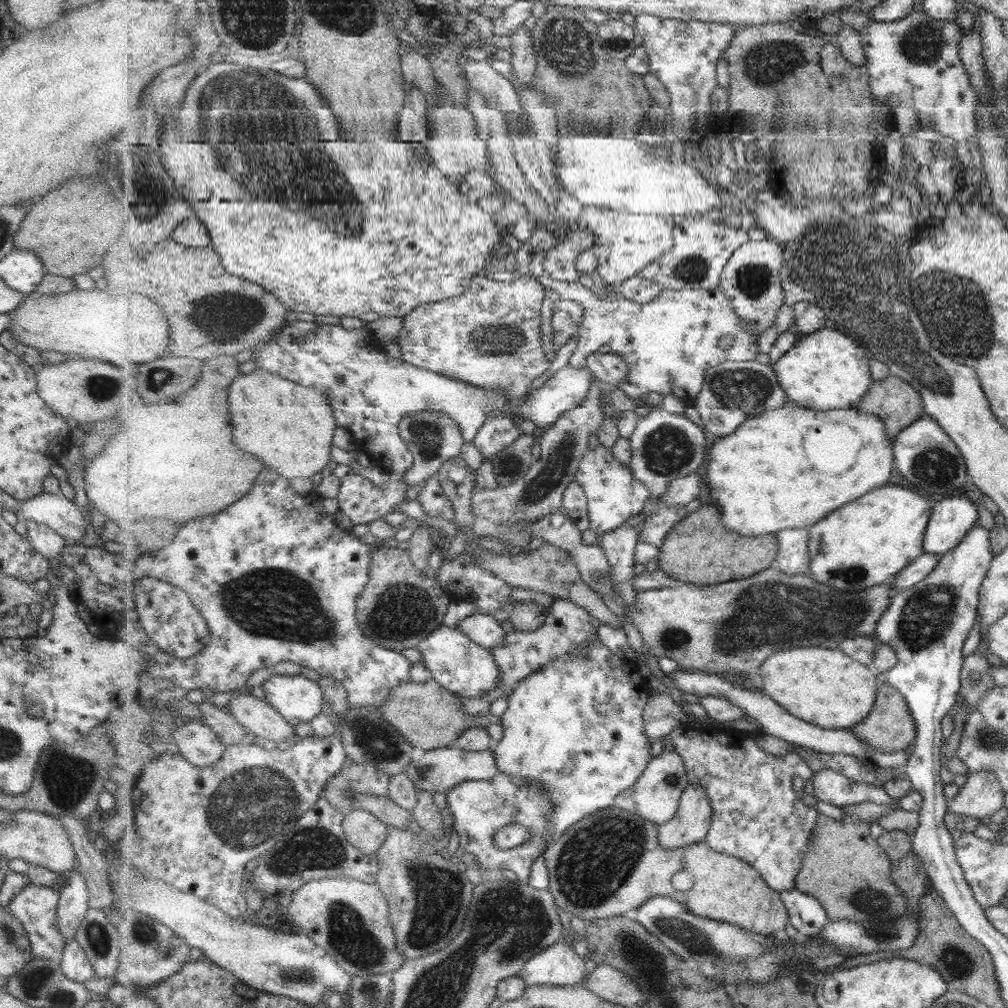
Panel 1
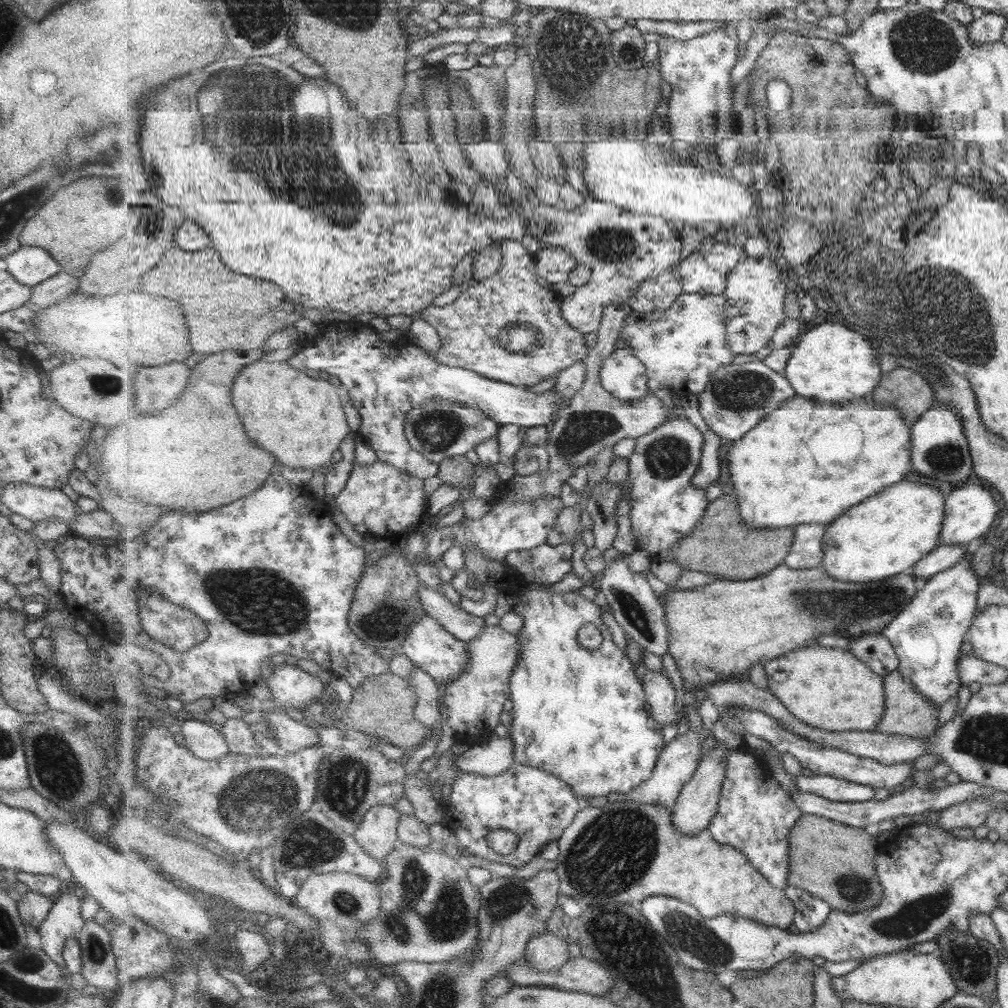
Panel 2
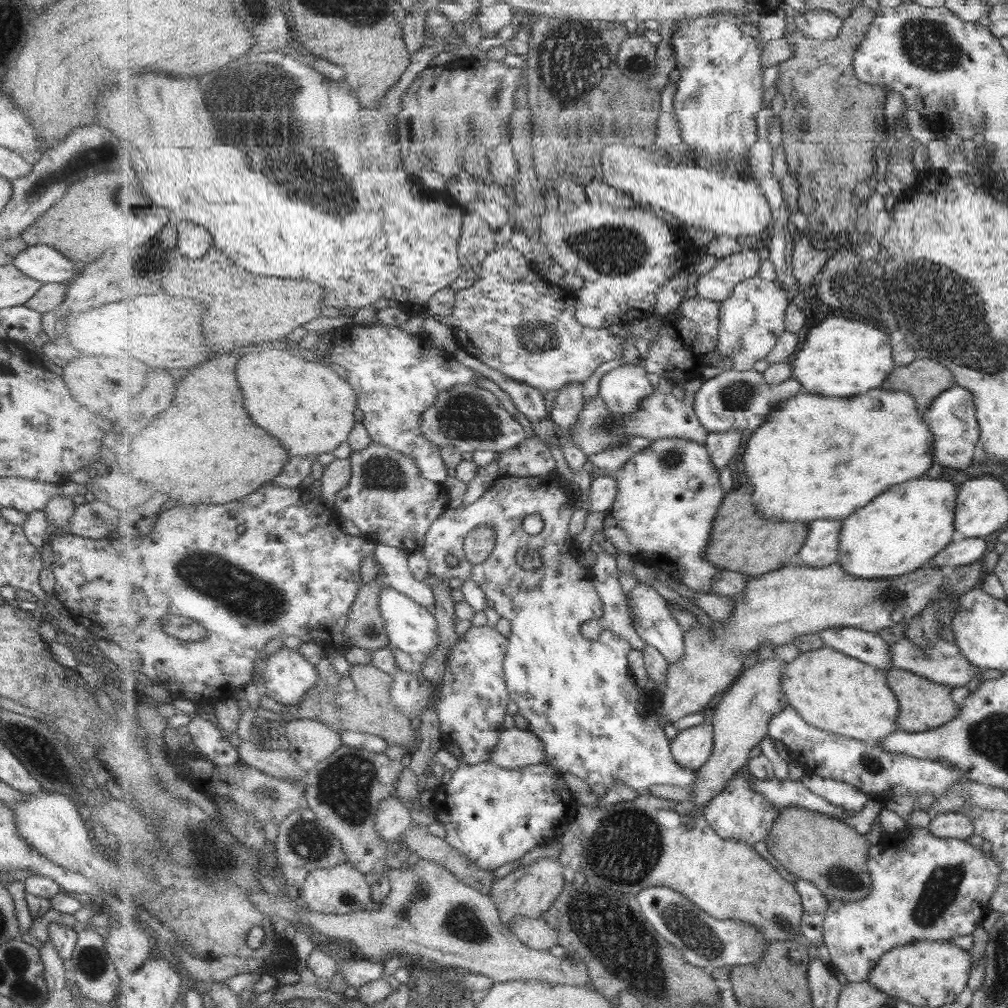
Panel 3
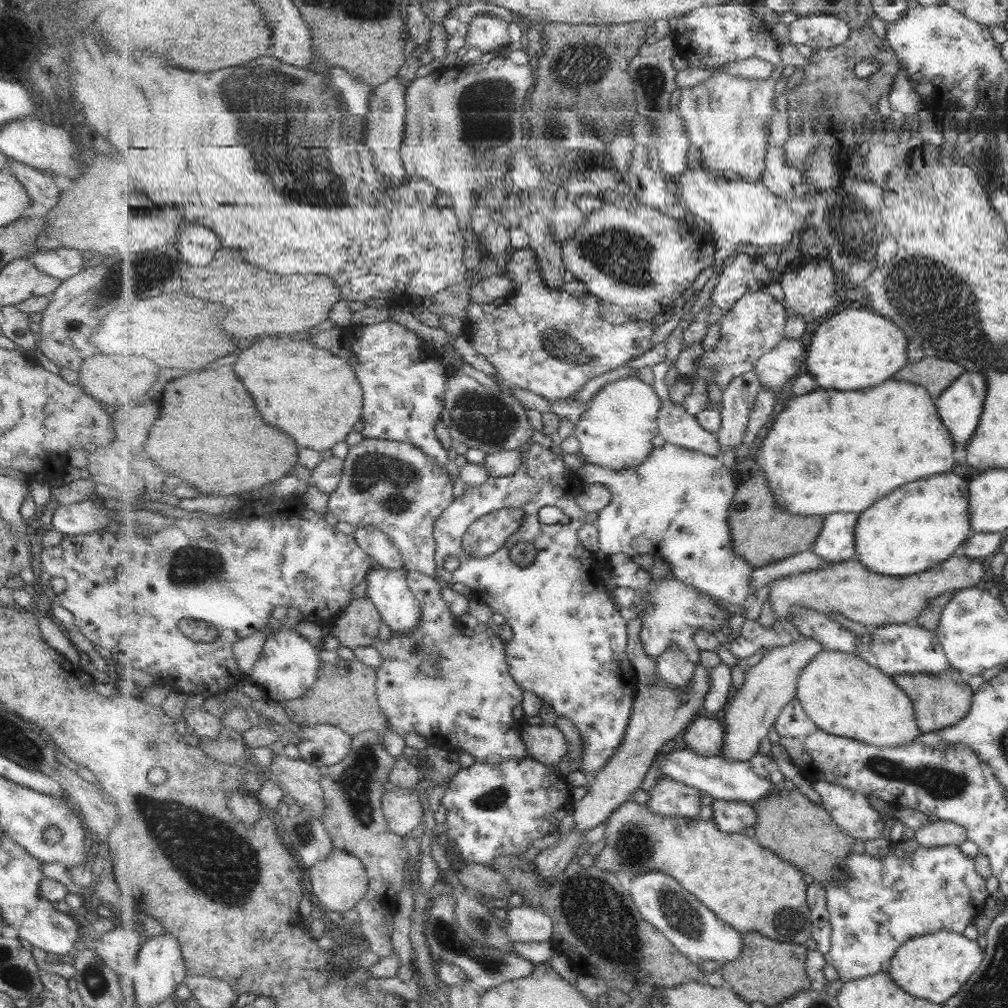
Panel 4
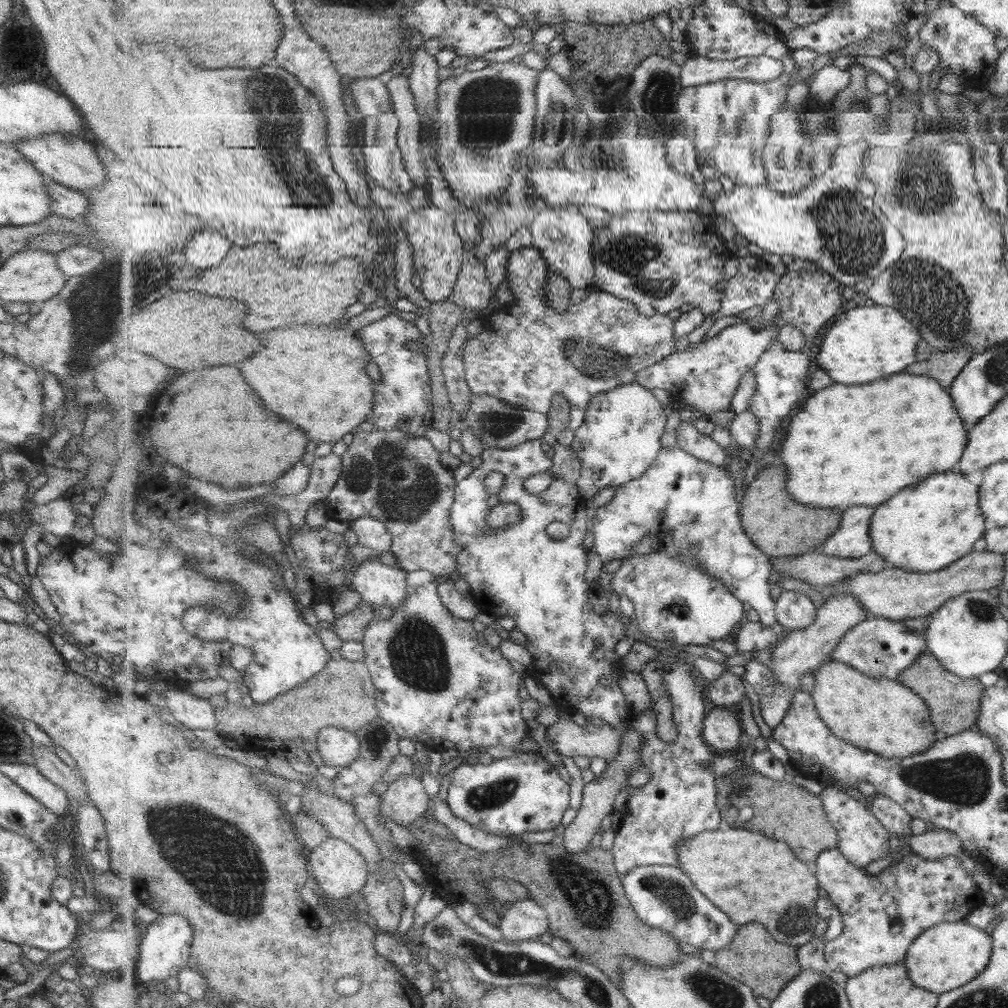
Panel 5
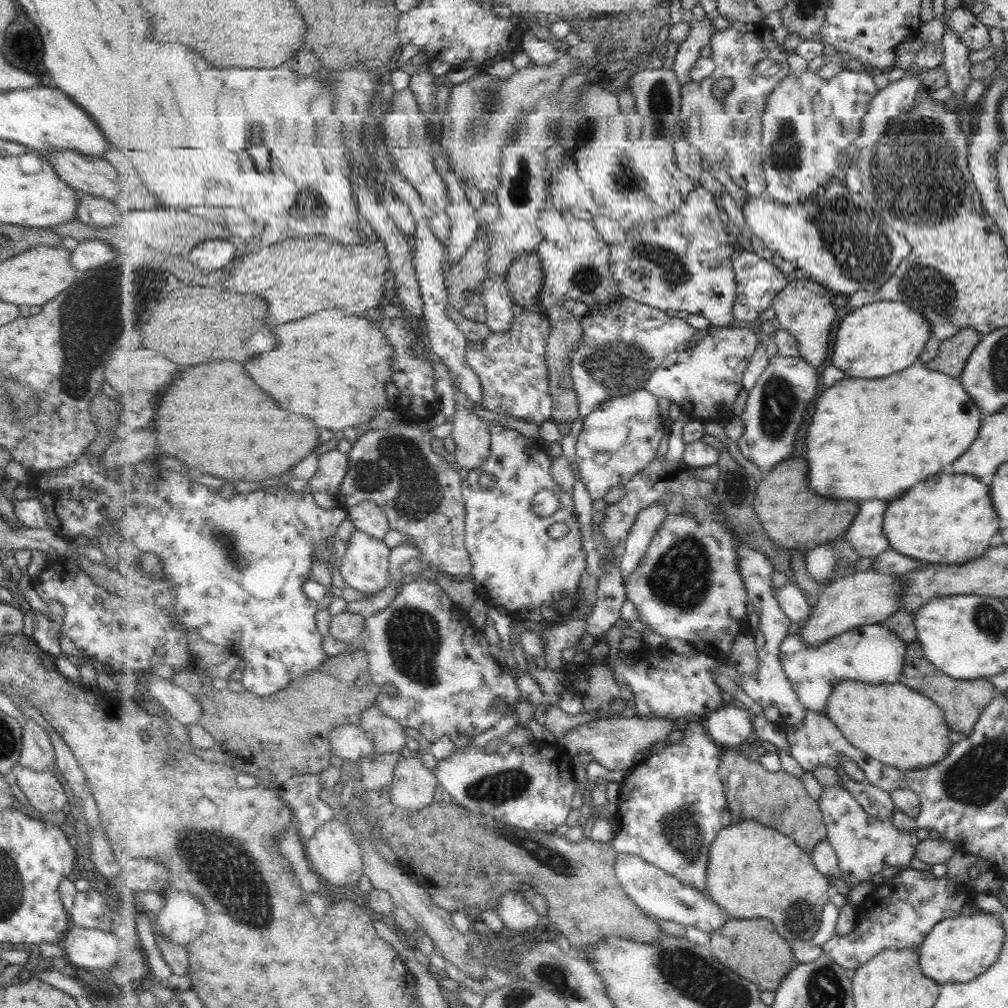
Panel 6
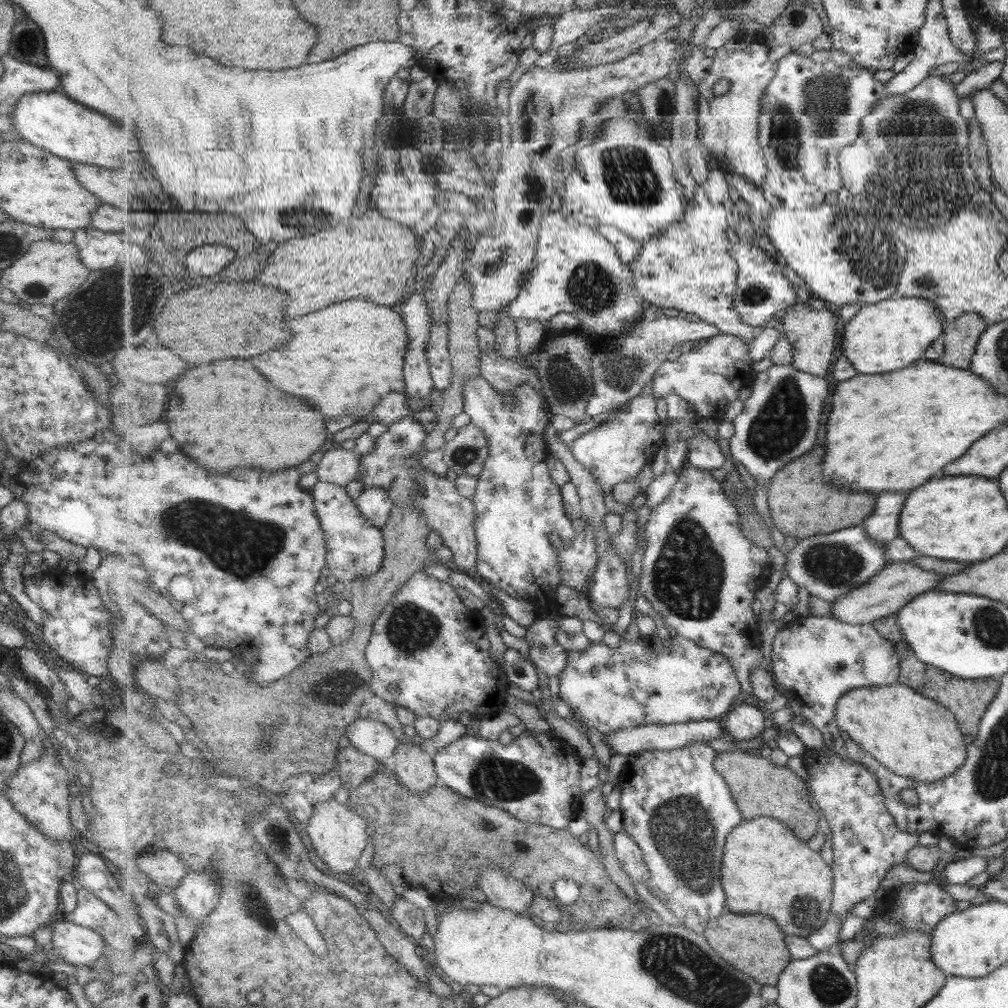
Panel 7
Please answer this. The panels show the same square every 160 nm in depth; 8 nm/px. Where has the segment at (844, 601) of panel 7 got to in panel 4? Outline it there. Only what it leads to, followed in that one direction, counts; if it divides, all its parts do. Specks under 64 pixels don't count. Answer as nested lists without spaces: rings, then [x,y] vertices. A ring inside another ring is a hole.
[[[805,636],[796,640],[791,646],[767,650],[756,665],[747,669],[742,688],[736,691],[728,702],[726,711],[719,714],[724,726],[727,727],[721,757],[745,762],[756,756],[761,748],[761,740],[769,736],[769,730],[776,724],[785,705],[796,699],[799,676],[803,674],[805,666],[823,650],[824,646],[816,638]]]

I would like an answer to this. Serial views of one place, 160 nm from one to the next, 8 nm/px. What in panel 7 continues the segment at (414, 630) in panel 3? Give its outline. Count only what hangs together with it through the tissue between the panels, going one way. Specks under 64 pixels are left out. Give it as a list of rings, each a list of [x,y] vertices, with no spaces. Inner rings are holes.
[[[318,481],[314,487],[316,511],[328,543],[328,569],[337,581],[351,584],[362,576],[371,576],[381,570],[385,558],[385,540],[382,528],[375,527],[364,517],[356,501],[344,486]]]

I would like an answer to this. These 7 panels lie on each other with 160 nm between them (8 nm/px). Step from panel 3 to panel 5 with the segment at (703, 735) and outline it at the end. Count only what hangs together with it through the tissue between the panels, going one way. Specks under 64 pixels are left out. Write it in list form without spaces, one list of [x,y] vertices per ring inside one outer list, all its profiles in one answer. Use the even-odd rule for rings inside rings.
[[[715,706],[704,720],[704,739],[719,750],[739,749],[743,746],[745,735],[741,719],[732,708]]]

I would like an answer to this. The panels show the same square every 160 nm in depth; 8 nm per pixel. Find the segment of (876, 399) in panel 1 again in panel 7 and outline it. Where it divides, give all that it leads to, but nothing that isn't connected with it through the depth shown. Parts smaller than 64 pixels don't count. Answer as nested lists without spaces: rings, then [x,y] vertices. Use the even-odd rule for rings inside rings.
[[[963,313],[946,322],[941,334],[944,351],[937,361],[945,366],[967,369],[979,335],[986,327],[984,320],[975,313]]]

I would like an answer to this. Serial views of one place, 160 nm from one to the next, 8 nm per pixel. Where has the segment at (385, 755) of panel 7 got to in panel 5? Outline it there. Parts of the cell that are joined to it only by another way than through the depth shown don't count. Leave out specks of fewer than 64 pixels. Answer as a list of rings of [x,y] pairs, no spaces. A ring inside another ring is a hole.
[[[328,726],[321,729],[317,753],[325,766],[337,768],[352,764],[360,755],[361,742],[355,730]]]

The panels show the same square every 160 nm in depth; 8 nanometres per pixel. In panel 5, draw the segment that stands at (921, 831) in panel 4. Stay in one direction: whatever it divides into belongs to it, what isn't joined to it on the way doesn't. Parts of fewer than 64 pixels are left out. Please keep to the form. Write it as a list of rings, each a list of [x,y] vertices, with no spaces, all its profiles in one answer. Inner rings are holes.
[[[932,828],[930,831],[913,835],[907,840],[913,853],[925,860],[960,855],[963,845],[960,839],[946,830]]]

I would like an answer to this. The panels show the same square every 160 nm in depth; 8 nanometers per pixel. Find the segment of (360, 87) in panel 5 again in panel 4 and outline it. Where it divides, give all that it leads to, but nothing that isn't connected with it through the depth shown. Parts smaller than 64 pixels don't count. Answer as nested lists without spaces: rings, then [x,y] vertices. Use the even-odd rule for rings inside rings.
[[[332,64],[330,72],[332,75],[331,82],[340,90],[347,110],[351,114],[367,116],[370,111],[371,97],[369,94],[373,93],[370,84],[357,80],[349,71],[338,67],[336,64]]]

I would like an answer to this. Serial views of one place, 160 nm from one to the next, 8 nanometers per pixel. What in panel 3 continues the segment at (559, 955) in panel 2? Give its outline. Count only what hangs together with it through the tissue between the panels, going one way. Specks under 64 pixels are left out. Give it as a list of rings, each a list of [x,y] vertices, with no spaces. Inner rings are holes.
[[[518,914],[509,928],[521,942],[535,950],[549,951],[560,942],[556,930],[542,916],[527,918]]]

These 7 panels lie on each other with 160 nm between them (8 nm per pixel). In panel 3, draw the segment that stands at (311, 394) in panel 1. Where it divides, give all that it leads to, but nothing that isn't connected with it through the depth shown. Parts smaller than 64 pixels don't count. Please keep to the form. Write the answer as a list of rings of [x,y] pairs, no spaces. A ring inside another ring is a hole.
[[[283,349],[269,350],[269,352],[251,352],[251,354],[247,354],[247,356],[243,356],[243,358],[239,360],[239,366],[237,366],[237,376],[239,376],[241,388],[245,390],[245,406],[249,406],[249,414],[253,414],[253,420],[255,420],[261,428],[269,430],[269,434],[275,436],[275,438],[277,438],[277,440],[285,446],[291,457],[316,458],[320,454],[333,452],[333,450],[335,450],[335,448],[339,448],[343,442],[348,441],[351,432],[357,425],[357,420],[355,420],[355,410],[358,408],[359,398],[357,396],[357,392],[352,387],[352,383],[348,381],[347,376],[343,371],[334,367],[331,363],[328,363],[328,366],[325,365],[325,363],[322,365],[319,361],[317,361],[317,363],[309,361],[309,356],[307,356],[307,354],[305,354],[305,358],[301,358],[299,354],[300,353],[296,353],[294,351],[291,351],[291,354],[289,354],[289,352],[283,351]]]

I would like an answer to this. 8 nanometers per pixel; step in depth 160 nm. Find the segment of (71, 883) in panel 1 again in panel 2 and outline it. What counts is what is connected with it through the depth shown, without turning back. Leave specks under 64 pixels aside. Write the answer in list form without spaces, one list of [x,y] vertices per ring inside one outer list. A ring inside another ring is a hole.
[[[61,893],[37,928],[40,937],[38,948],[60,968],[61,980],[68,977],[62,959],[65,941],[81,932],[84,923],[80,914],[81,902],[74,893]]]

